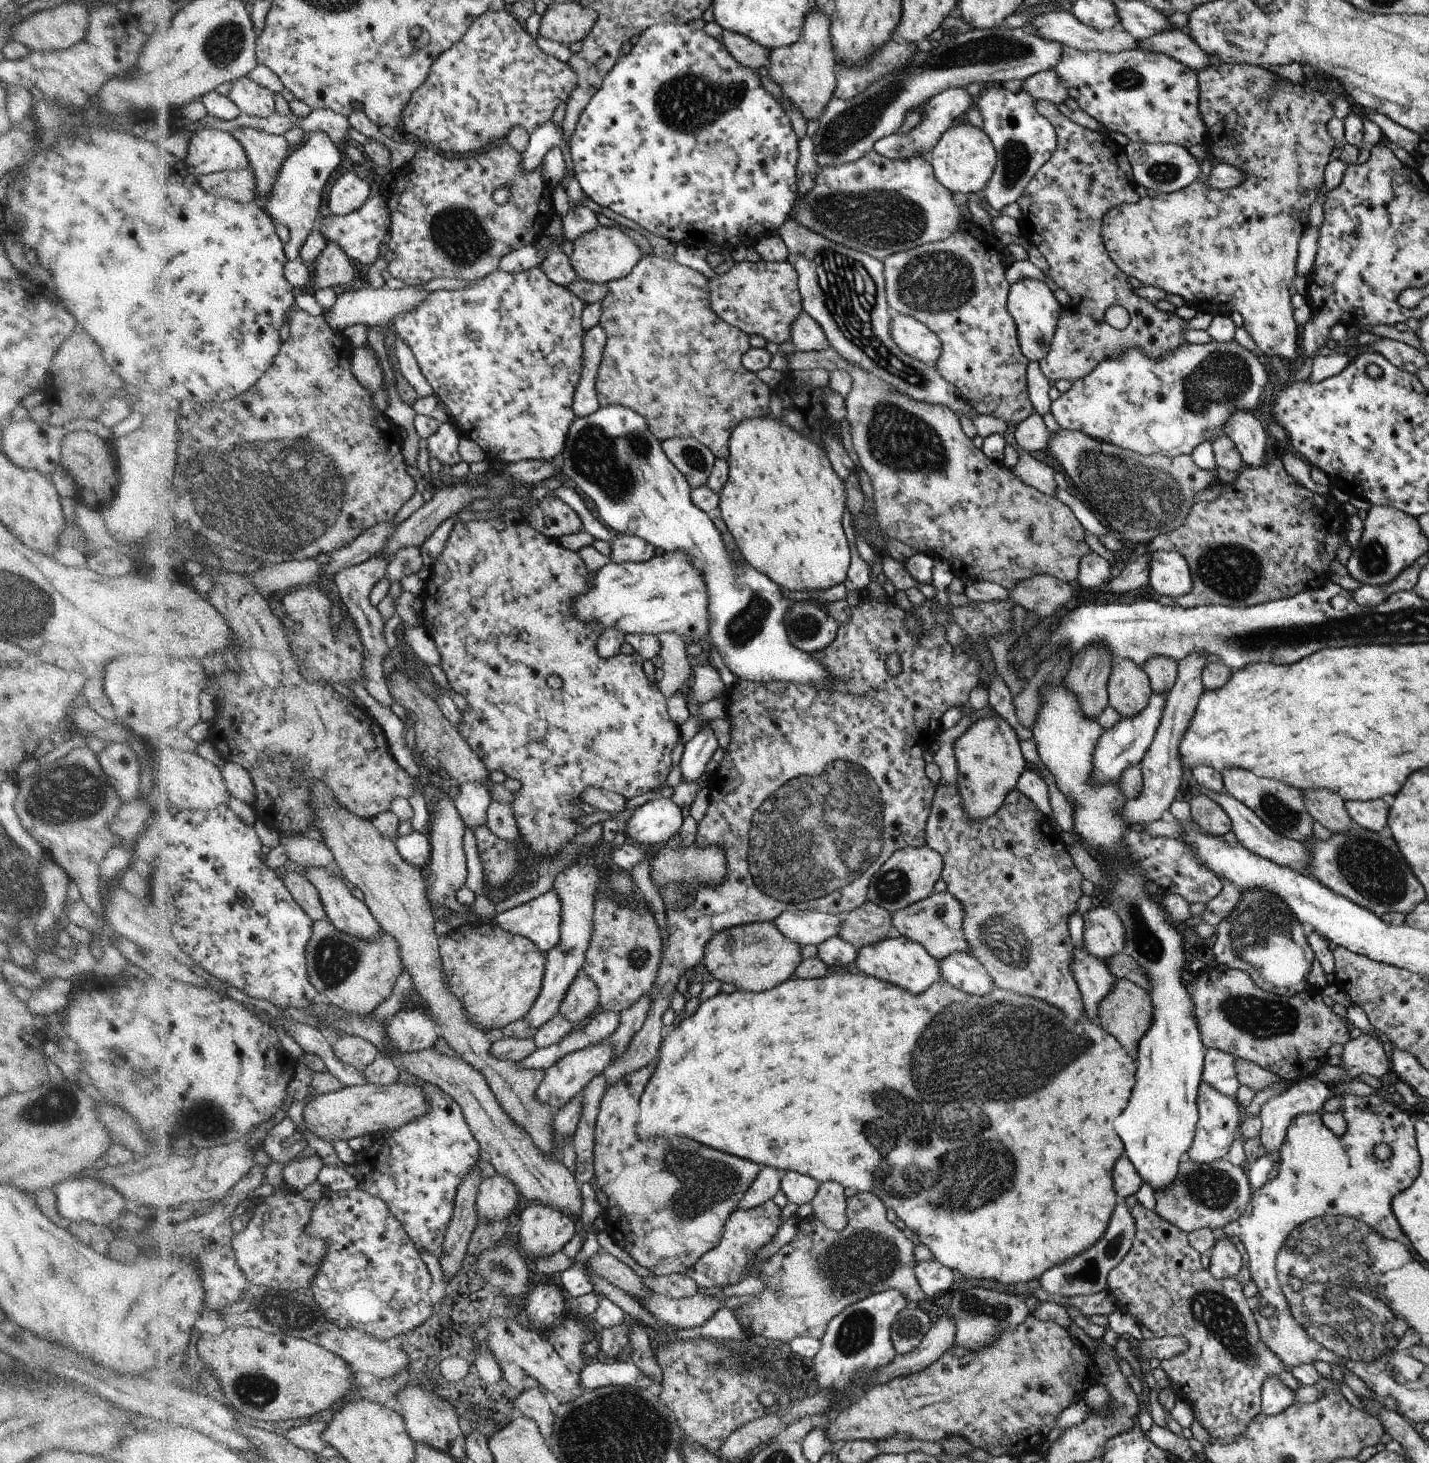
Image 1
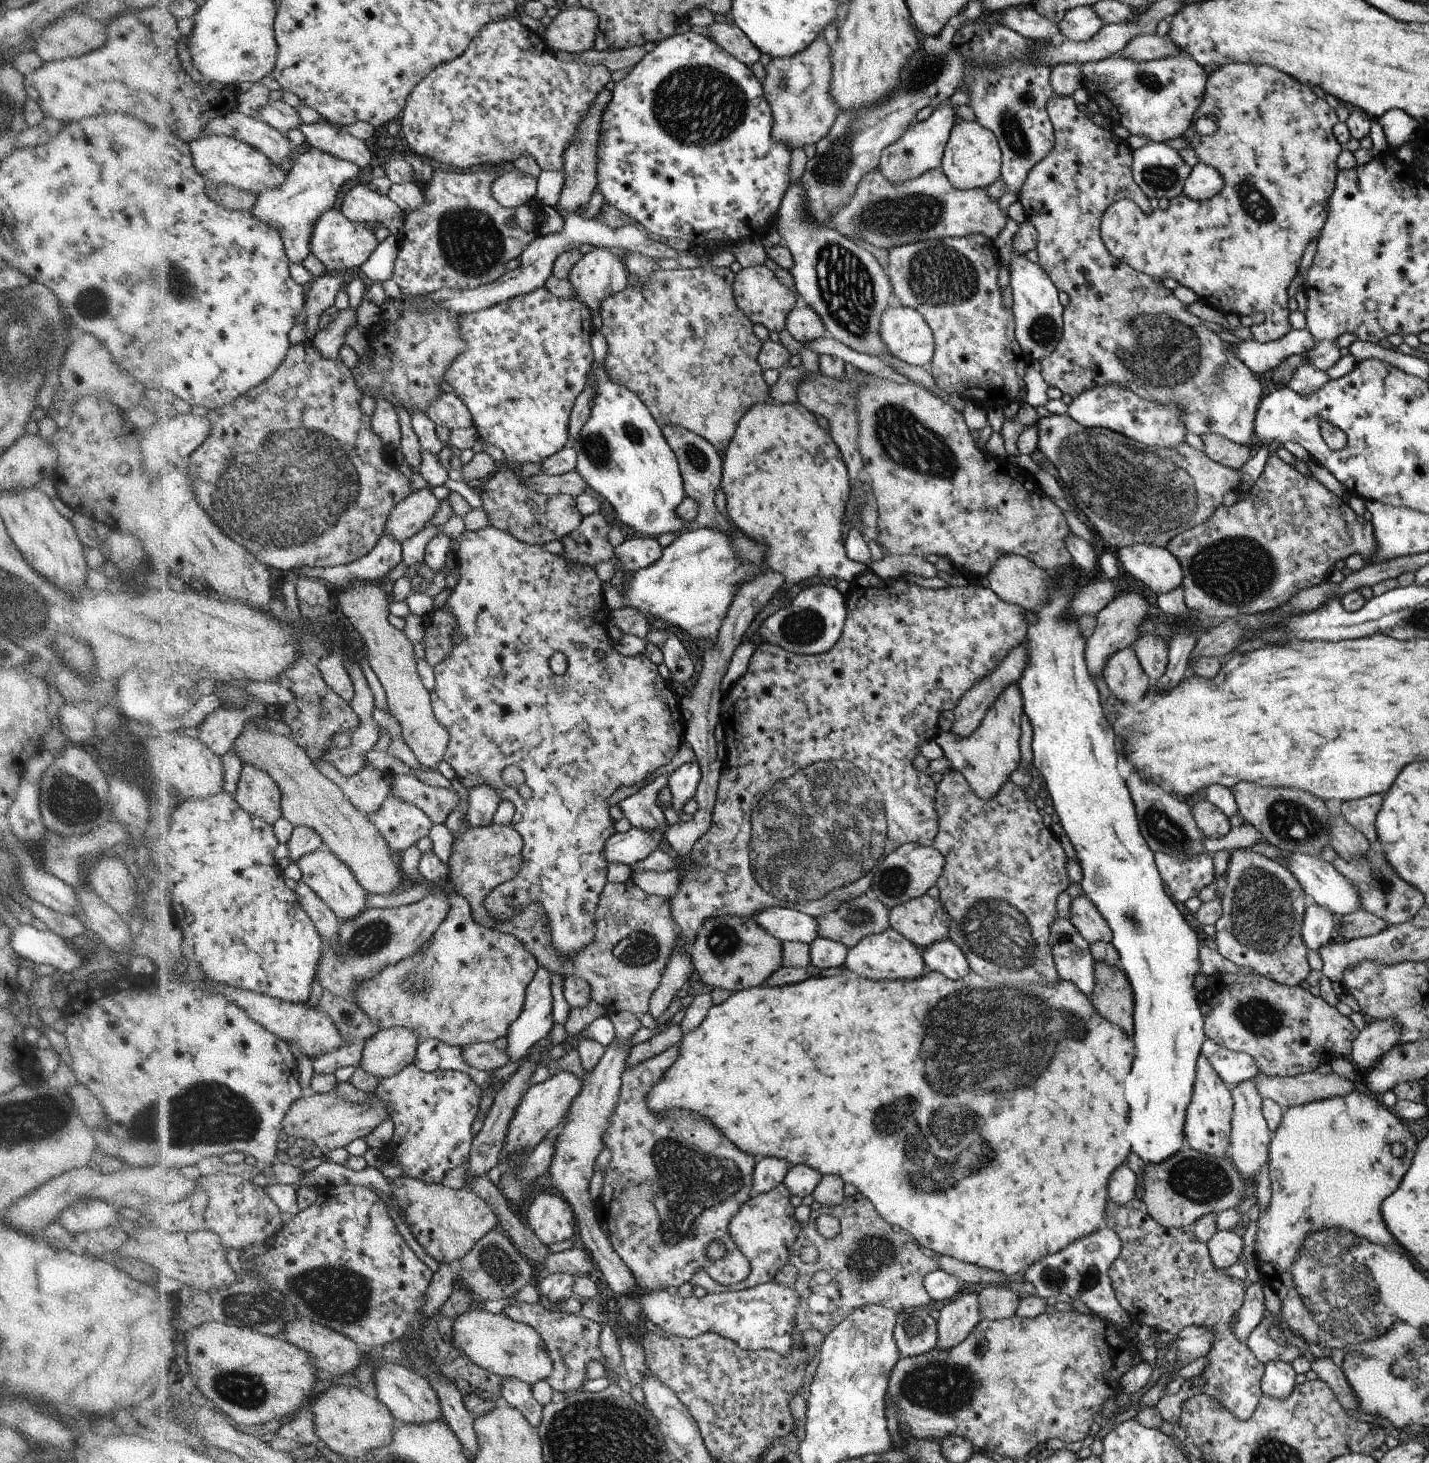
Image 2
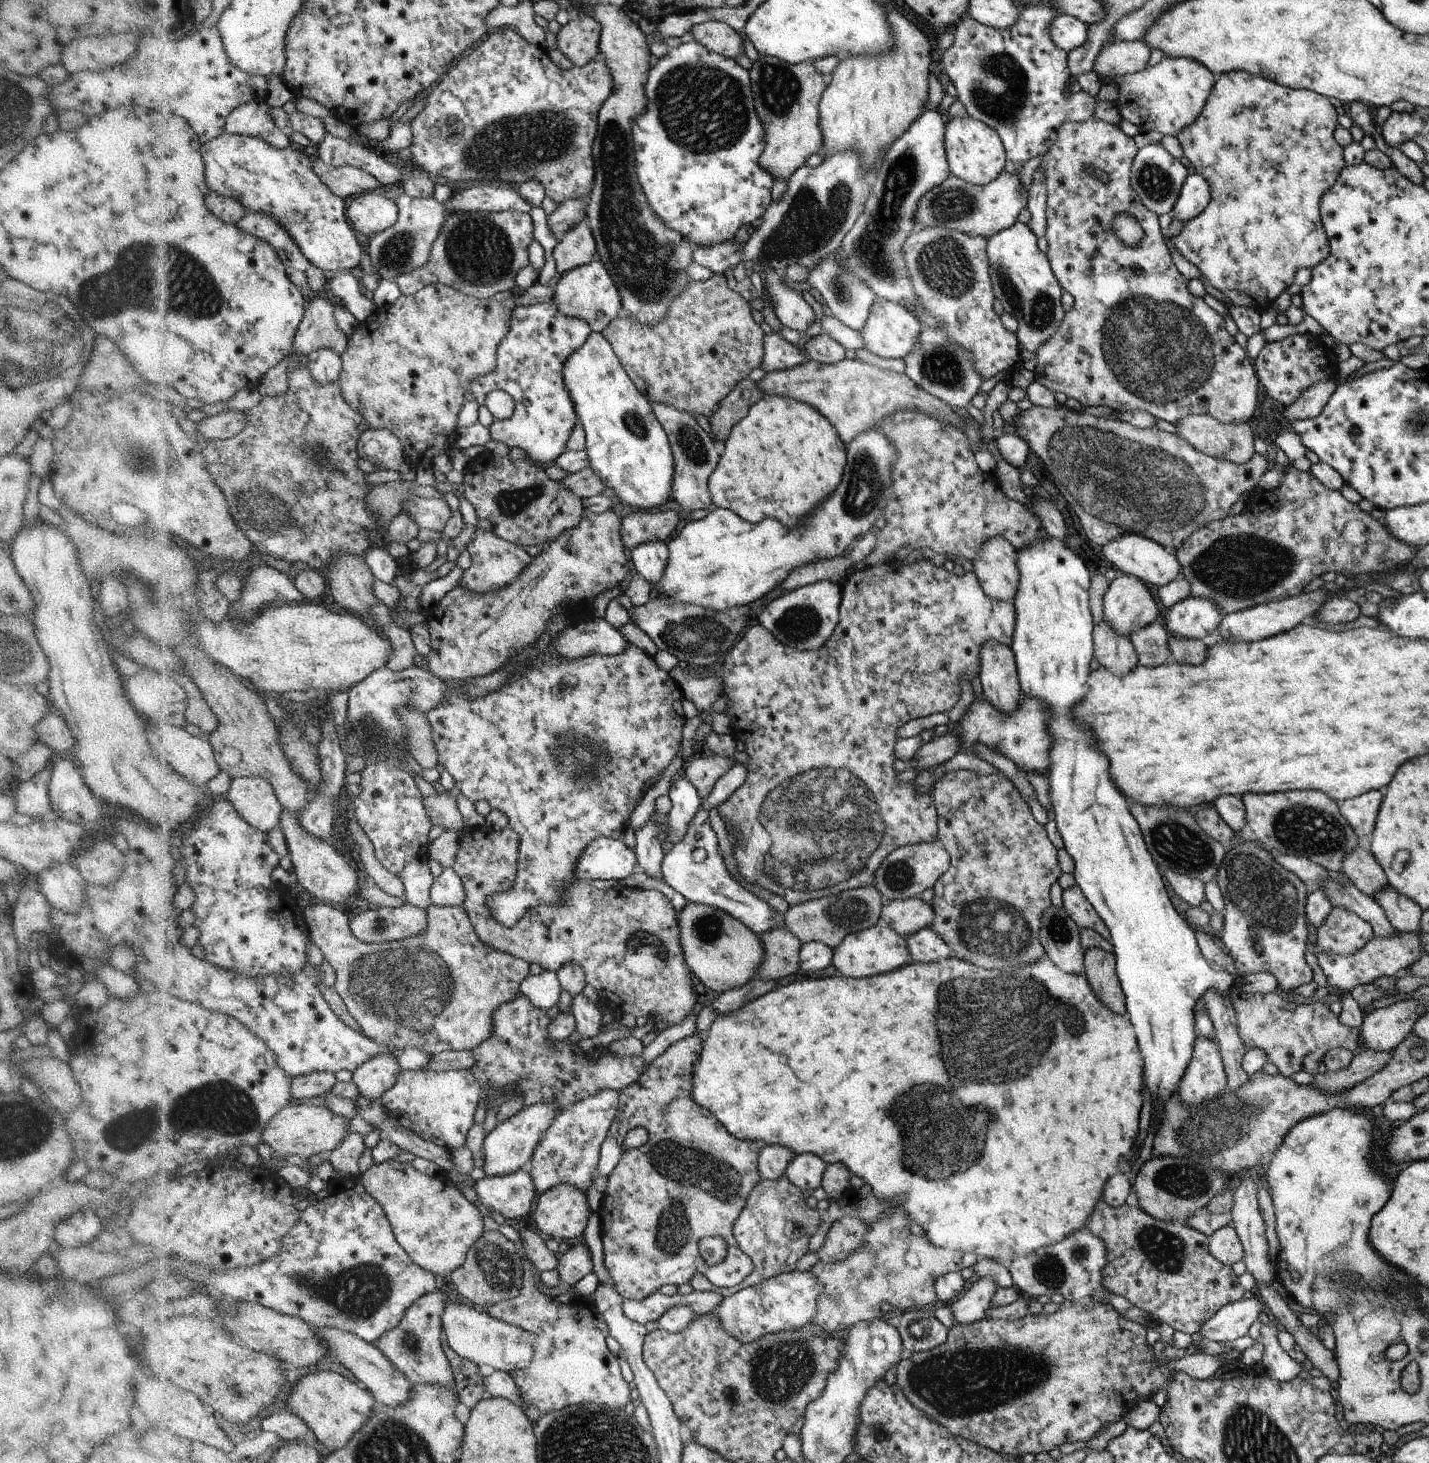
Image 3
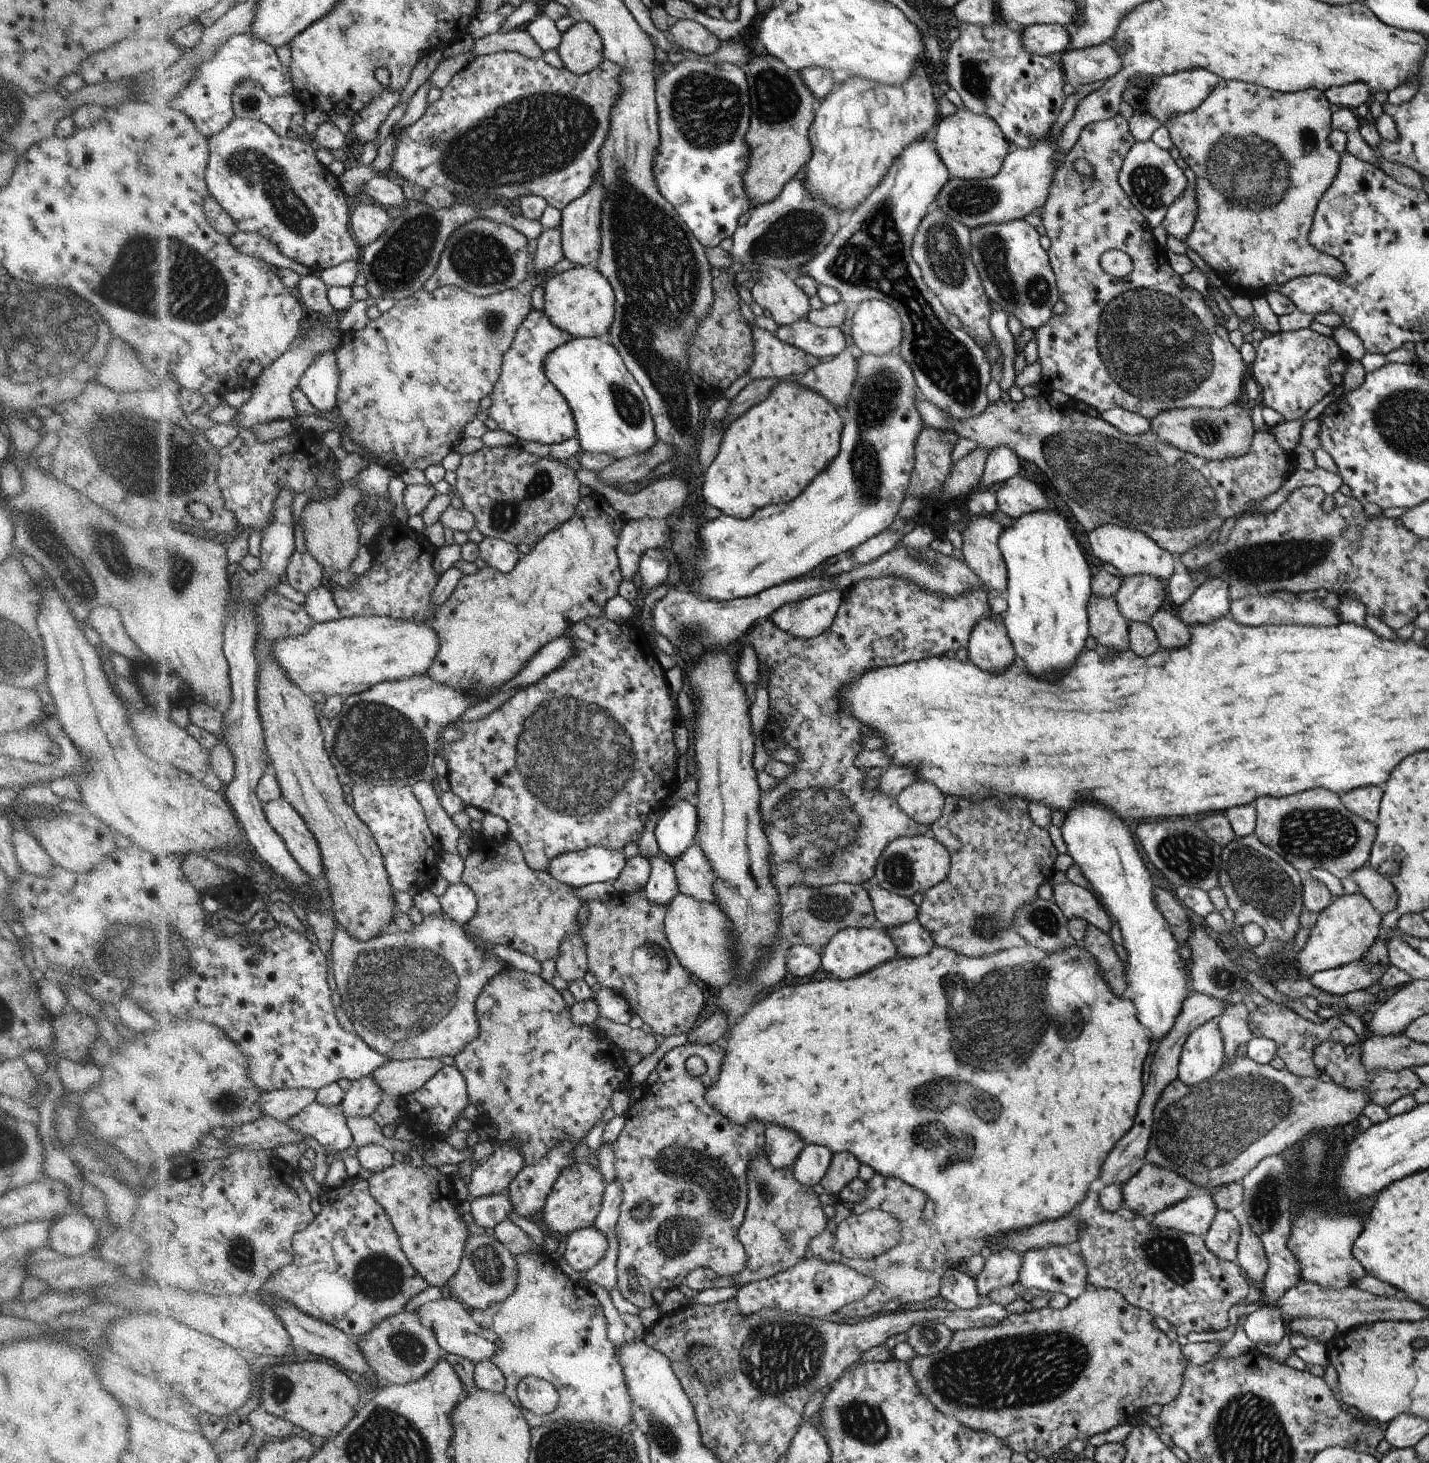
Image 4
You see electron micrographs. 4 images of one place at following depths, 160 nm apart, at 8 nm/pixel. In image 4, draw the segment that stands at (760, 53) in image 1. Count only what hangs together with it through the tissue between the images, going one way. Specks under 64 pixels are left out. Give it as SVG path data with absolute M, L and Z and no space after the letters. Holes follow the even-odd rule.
M671 20L665 32L668 41L674 47L683 48L694 54L708 55L716 52L721 46L720 40L704 25L693 20Z

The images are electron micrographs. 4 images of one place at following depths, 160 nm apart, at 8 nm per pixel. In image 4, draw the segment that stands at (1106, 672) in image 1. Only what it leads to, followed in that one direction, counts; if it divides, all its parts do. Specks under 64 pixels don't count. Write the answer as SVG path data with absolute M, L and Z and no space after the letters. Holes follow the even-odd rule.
M1132 575L1124 577L1122 586L1114 598L1121 613L1129 623L1148 623L1164 604L1168 596L1168 584L1152 575Z

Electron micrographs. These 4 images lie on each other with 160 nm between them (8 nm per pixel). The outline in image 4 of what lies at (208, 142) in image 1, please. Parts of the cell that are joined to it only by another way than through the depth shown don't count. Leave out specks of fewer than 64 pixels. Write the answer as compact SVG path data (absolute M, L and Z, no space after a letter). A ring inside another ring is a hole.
M236 116L230 126L226 127L221 133L210 138L211 146L211 164L209 165L207 180L211 194L214 195L226 210L234 217L241 230L247 233L260 233L269 238L279 249L290 258L301 262L308 268L313 268L314 272L337 267L342 263L360 258L360 244L351 228L352 215L350 212L350 202L348 202L345 186L341 181L341 177L336 176L332 170L329 170L320 160L316 151L319 149L313 142L307 144L302 138L294 138L294 136L282 136L278 134L274 128L266 124L262 119L241 119Z

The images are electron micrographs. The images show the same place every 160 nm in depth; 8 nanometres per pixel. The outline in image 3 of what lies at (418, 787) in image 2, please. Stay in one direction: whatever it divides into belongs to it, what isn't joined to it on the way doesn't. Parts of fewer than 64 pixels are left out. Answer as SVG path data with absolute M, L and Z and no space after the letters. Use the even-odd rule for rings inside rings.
M442 792L441 795L427 797L425 808L430 809L434 824L443 826L446 831L462 831L461 836L472 832L473 828L465 827L462 814L456 805L456 798Z

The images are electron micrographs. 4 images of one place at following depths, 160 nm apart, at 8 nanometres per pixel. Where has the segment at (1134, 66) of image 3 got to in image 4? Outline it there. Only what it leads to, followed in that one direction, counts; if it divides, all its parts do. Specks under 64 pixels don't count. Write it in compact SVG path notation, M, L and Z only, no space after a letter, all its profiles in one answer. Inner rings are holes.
M1112 42L1088 48L1068 49L1057 57L1062 64L1066 82L1076 87L1096 80L1108 81L1120 69L1122 61Z

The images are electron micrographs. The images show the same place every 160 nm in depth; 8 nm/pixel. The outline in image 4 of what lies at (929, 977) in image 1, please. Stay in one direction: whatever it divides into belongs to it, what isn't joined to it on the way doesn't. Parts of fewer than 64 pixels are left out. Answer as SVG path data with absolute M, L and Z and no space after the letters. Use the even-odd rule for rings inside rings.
M882 925L868 928L848 927L838 931L829 940L829 943L823 948L822 952L820 952L822 968L826 972L838 976L839 979L852 979L855 976L864 974L864 972L868 972L870 968L887 963L898 956L898 954L894 940L886 932L888 930Z

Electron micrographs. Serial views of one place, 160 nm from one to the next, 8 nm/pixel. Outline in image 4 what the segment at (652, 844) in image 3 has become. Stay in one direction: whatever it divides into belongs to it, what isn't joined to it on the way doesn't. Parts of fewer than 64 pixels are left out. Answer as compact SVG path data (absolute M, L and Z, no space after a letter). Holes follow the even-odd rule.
M658 856L648 858L651 873L642 889L651 905L667 906L679 893L674 867Z

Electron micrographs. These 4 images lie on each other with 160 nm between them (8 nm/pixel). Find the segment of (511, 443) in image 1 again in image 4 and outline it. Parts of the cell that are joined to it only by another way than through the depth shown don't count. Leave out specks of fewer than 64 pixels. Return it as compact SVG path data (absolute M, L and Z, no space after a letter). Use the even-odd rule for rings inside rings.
M543 310L532 311L522 322L512 347L505 352L501 378L491 392L493 404L488 414L498 424L498 429L513 434L519 442L534 441L546 446L558 446L577 436L577 421L573 411L565 396L546 376L544 364L550 352L570 339L574 339L571 334L552 324Z

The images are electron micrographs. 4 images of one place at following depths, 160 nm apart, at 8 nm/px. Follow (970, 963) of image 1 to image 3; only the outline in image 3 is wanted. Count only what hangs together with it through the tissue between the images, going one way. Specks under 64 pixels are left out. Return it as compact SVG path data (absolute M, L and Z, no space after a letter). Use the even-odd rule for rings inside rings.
M924 928L906 937L913 962L936 962L952 956L952 950L932 928Z

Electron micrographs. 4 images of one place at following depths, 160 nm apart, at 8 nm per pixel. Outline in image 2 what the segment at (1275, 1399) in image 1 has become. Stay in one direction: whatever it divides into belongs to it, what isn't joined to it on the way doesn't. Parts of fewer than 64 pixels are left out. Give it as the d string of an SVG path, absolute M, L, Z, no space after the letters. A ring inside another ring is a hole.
M1270 1361L1264 1364L1263 1378L1261 1380L1261 1391L1269 1397L1282 1400L1297 1385L1294 1381L1297 1372L1294 1367L1286 1361Z

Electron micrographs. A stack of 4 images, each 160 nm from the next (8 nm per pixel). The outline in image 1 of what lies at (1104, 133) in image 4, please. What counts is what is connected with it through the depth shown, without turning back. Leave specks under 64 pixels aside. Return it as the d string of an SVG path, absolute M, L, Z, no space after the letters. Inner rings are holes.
M1041 100L1038 111L1056 128L1057 150L1053 152L1049 162L1034 175L1022 197L1017 200L1021 217L1015 231L1038 247L1048 265L1043 272L1046 278L1052 280L1058 288L1066 290L1070 298L1070 302L1066 304L1067 309L1060 316L1062 324L1056 327L1049 354L1039 360L1044 376L1054 382L1064 379L1073 383L1088 376L1103 360L1120 357L1128 349L1141 349L1146 356L1154 359L1176 351L1184 343L1188 343L1185 339L1185 332L1190 330L1188 321L1175 312L1161 311L1154 303L1138 298L1128 281L1129 276L1114 264L1105 242L1102 242L1102 216L1106 216L1111 208L1126 203L1134 204L1140 200L1125 147L1114 142L1110 134L1100 134L1100 131L1088 130L1074 123L1052 101ZM1117 304L1124 306L1129 312L1130 323L1126 329L1116 329L1104 320L1106 309ZM1240 409L1233 412L1233 415L1230 415L1227 422L1220 428L1219 433L1233 440L1248 467L1268 464L1265 461L1268 432L1264 430L1262 422L1252 415L1252 411Z

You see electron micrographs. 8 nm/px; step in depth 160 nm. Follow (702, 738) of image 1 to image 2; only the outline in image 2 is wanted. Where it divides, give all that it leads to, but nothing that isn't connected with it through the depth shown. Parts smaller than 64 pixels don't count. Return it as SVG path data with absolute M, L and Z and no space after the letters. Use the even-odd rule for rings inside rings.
M697 759L695 762L683 764L668 777L668 787L673 794L671 804L677 810L683 810L690 799L695 798L701 770Z

